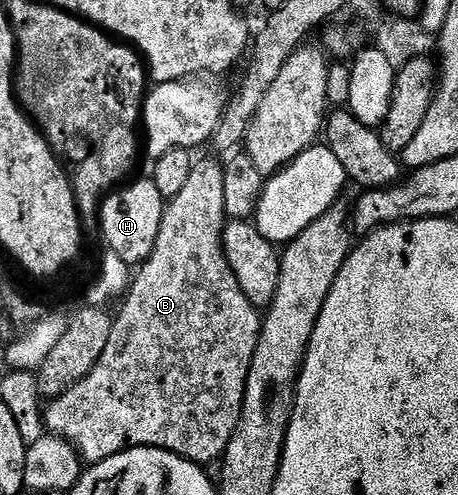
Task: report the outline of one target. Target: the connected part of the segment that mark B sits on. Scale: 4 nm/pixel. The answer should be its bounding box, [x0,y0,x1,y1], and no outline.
[46,159,261,466]

